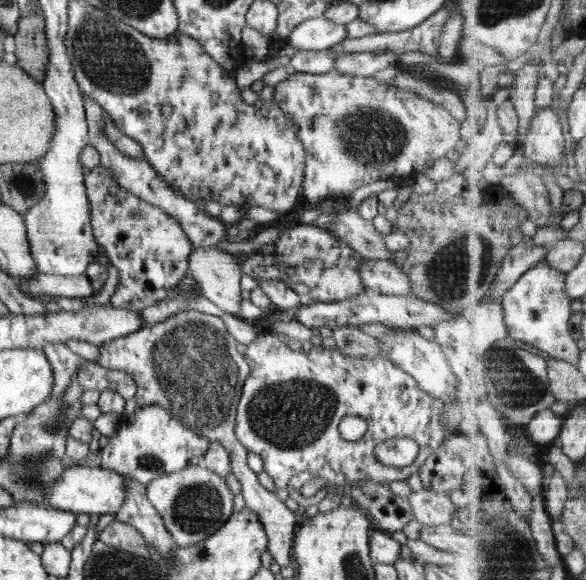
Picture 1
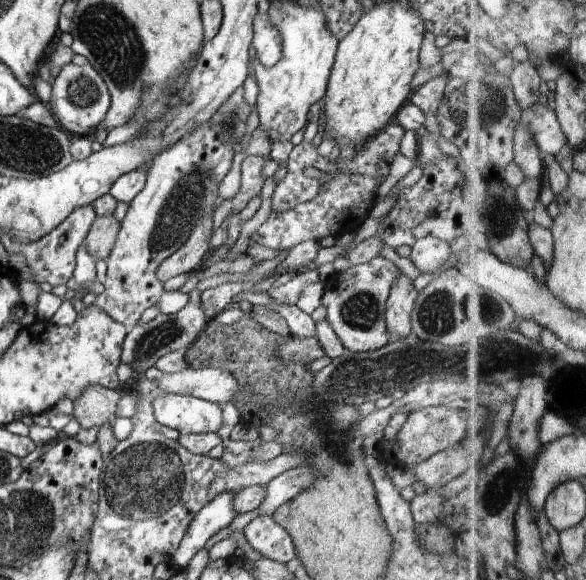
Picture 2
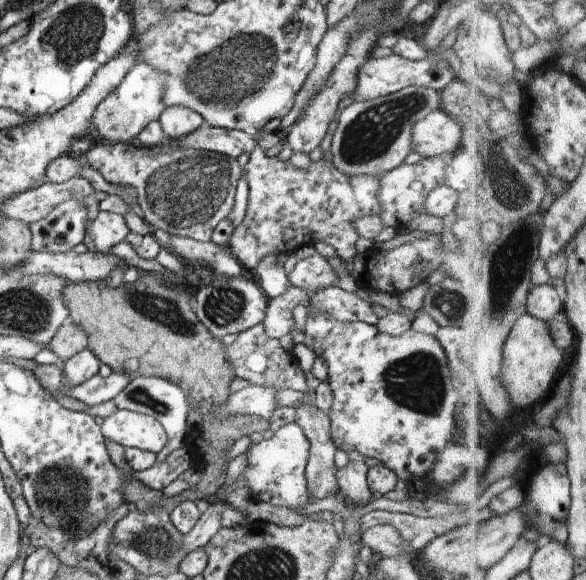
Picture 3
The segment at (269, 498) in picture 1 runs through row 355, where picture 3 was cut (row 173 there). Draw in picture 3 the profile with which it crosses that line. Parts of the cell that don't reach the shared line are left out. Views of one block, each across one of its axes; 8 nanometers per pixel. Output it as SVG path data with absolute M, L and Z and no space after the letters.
M98 142L94 143L94 145L86 152L84 157L86 158L89 166L91 166L94 170L97 170L102 175L102 177L104 177L106 182L113 183L115 185L131 185L136 190L140 207L144 213L144 219L149 226L155 226L156 229L167 232L170 237L185 237L199 242L211 241L213 230L216 228L216 226L218 226L218 223L228 217L232 211L232 208L235 204L237 182L238 179L242 176L241 169L236 159L217 154L213 151L186 149L184 147L176 148L168 153L155 153L152 149L143 147L141 145L136 145L135 143L110 144L107 142Z

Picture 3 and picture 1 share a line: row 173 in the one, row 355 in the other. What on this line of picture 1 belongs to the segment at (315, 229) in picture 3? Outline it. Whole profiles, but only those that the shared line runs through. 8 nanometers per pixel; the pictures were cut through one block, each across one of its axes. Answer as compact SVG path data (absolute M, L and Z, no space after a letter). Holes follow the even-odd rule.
M264 331L259 338L256 338L252 344L248 345L248 350L243 358L250 368L250 373L243 385L240 400L238 400L236 407L237 415L235 420L235 436L249 452L256 453L262 457L263 470L272 477L272 480L278 489L287 488L288 480L290 480L293 475L303 473L304 471L312 472L313 474L313 478L310 479L310 482L306 482L306 484L302 486L302 494L304 494L304 497L311 497L318 492L325 492L331 488L345 491L359 482L366 484L370 481L392 482L393 480L407 480L411 474L419 472L420 466L422 466L422 464L428 459L428 456L431 456L431 454L434 453L434 450L439 448L439 445L443 440L450 436L448 430L446 430L446 428L444 428L444 424L442 424L442 409L444 409L445 400L433 397L432 395L424 392L424 390L421 390L421 387L416 383L416 380L414 380L412 376L409 376L404 372L404 370L401 370L398 366L395 366L391 360L386 358L370 360L344 357L336 347L330 350L323 348L322 345L318 347L313 346L312 349L306 353L304 353L303 350L294 352L294 350L291 350L287 344L280 342L279 338L272 331ZM346 414L348 414L348 416L362 416L364 420L366 420L366 424L368 424L367 431L364 433L364 436L355 440L355 442L344 439L344 437L340 435L340 429L338 429L338 424L340 424L342 416L346 416ZM394 437L410 437L414 440L414 443L417 444L419 454L412 465L396 467L384 465L375 460L375 448L377 445L384 441L393 439Z

